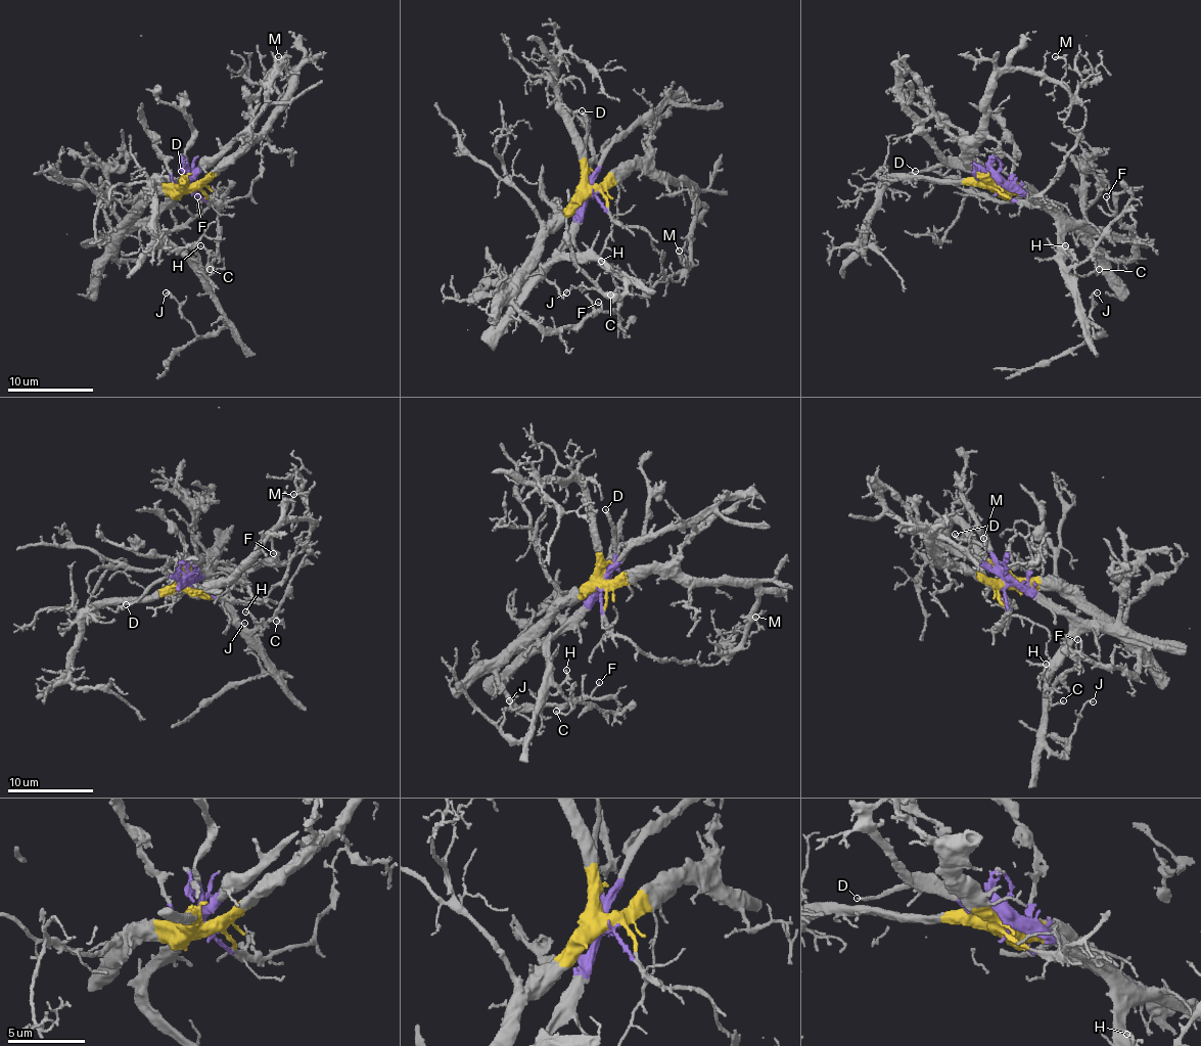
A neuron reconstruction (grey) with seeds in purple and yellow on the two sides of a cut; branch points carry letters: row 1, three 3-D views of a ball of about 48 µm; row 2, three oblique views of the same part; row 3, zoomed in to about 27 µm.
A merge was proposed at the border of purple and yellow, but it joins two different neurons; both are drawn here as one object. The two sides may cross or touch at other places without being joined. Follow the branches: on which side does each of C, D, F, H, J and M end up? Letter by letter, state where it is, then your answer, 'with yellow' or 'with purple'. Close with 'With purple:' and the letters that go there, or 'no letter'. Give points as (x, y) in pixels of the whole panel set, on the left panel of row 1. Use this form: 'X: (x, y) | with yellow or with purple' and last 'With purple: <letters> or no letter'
C: (210, 269) | with purple
D: (181, 171) | with purple
F: (197, 196) | with yellow
H: (200, 245) | with purple
J: (166, 292) | with purple
M: (278, 56) | with yellow
With purple: C, D, H, J

